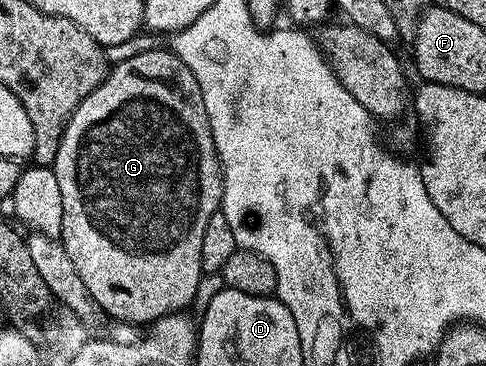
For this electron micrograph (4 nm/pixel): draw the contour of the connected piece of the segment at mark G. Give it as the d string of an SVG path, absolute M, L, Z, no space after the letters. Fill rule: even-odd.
M168 48L144 50L115 63L104 75L100 86L94 88L90 96L86 96L76 105L76 110L64 123L64 134L60 137L54 169L58 176L58 189L62 191L62 232L59 239L63 242L78 276L82 276L82 284L86 284L86 292L90 292L93 303L99 309L101 306L109 314L109 319L135 324L151 324L167 314L187 311L188 305L192 306L196 301L202 275L202 236L206 233L206 224L210 224L210 216L221 209L224 196L220 157L216 155L210 120L206 116L206 104L202 100L202 88L198 88L194 72L190 72L190 68L186 68L178 55Z

